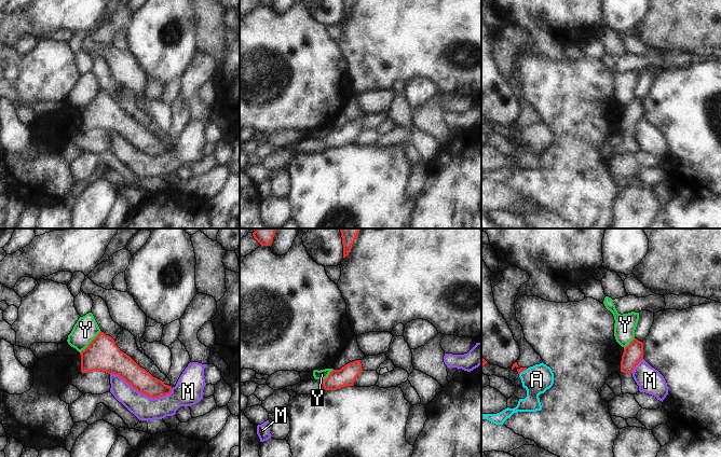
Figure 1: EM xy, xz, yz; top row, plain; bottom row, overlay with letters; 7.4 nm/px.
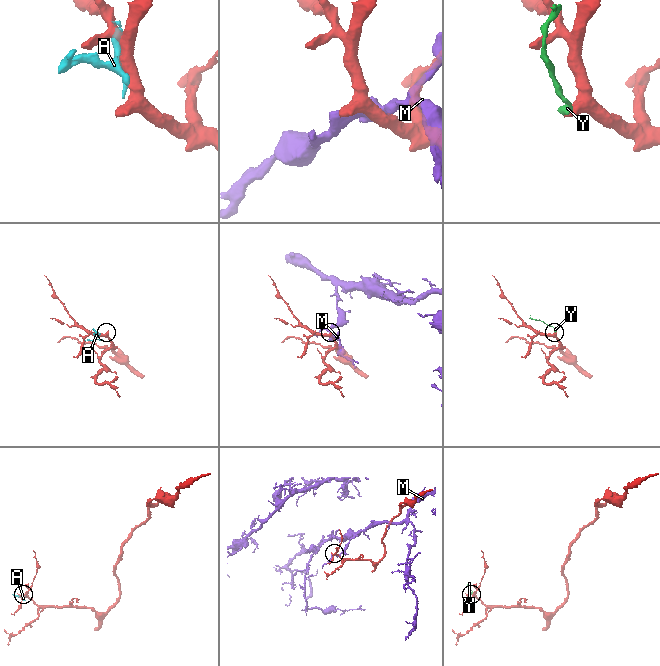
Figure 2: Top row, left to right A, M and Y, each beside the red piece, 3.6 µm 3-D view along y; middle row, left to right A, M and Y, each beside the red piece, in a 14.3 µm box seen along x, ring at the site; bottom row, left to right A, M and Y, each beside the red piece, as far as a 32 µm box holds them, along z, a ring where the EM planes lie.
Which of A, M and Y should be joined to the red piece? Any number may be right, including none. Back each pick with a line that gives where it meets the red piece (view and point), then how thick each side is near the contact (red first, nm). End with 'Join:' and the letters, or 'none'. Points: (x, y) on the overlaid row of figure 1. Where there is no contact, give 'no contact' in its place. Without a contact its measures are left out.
Join: none

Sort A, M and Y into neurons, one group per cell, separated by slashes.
A / M / Y

